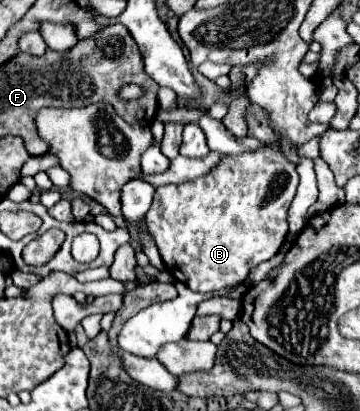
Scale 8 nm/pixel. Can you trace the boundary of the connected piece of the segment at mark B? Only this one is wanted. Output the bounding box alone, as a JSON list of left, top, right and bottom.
[145,143,299,293]

